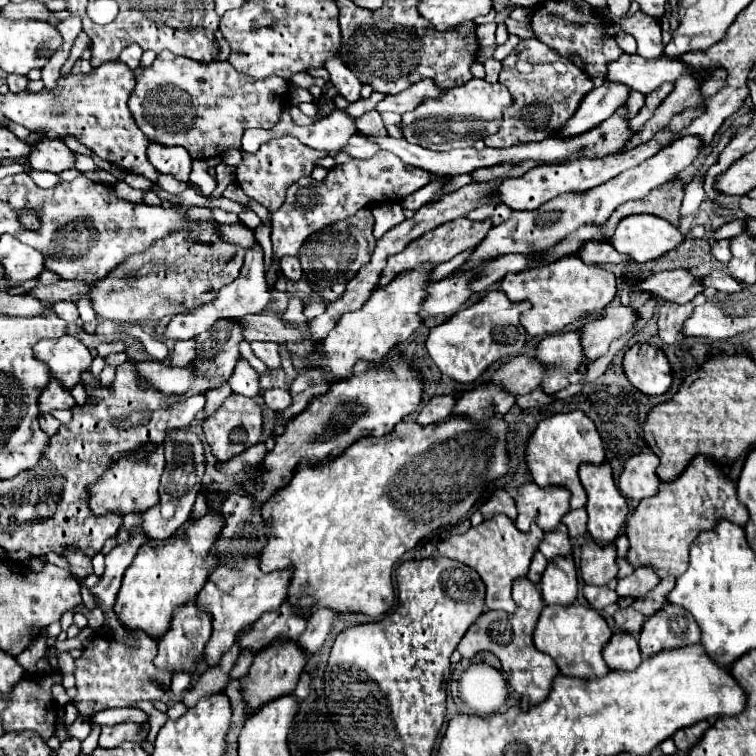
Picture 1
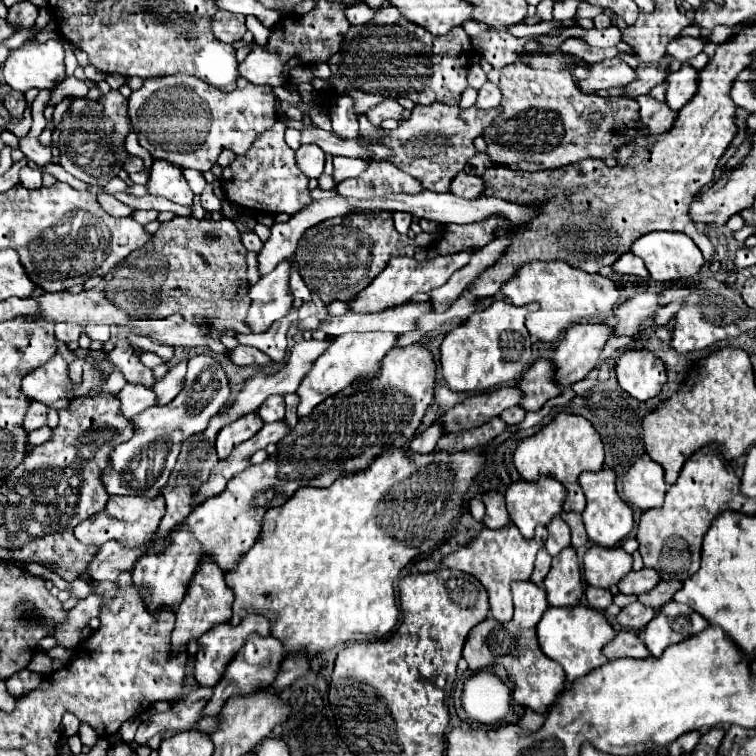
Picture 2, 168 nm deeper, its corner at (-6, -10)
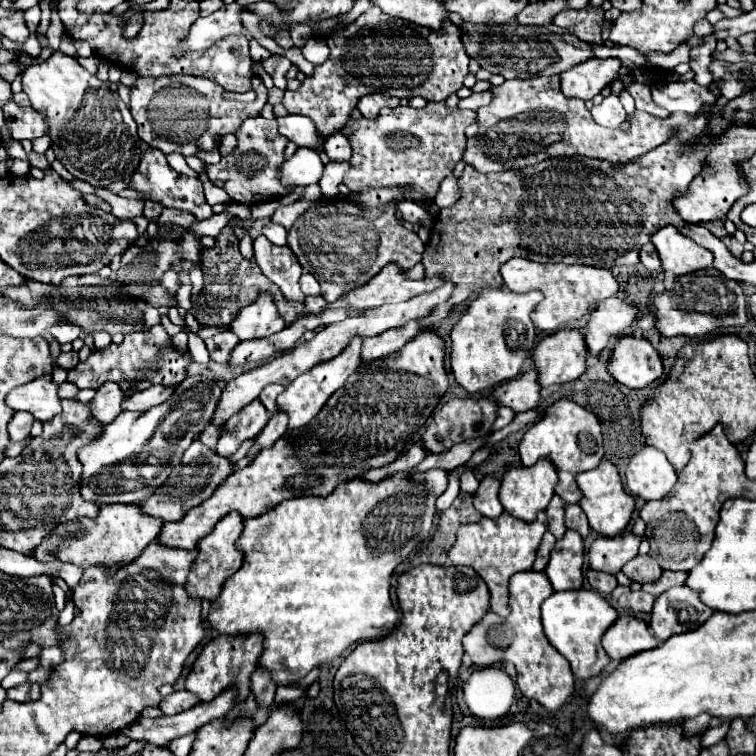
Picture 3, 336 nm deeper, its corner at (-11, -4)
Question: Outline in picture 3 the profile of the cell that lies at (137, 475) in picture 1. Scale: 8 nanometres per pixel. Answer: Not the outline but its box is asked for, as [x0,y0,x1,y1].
[29,505,163,575]

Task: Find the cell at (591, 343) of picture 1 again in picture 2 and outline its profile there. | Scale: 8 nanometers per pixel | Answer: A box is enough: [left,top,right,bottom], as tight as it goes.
[554,323,614,383]

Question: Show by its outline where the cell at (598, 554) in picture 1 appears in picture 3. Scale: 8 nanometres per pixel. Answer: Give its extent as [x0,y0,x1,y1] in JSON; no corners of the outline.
[589,531,641,575]

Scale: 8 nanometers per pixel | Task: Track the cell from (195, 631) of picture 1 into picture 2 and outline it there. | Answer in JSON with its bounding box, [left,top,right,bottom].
[172,559,234,651]

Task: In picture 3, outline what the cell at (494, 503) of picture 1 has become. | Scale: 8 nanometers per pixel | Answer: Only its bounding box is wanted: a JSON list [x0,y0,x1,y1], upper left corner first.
[473,477,503,519]

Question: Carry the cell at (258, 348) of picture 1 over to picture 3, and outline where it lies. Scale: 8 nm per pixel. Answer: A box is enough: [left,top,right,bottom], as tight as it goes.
[205,331,239,363]

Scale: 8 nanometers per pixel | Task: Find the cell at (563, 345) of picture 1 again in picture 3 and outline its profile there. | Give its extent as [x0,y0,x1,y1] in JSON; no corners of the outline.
[493,369,539,413]

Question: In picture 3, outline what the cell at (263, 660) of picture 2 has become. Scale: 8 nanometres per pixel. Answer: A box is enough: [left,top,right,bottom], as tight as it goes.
[123,689,237,747]

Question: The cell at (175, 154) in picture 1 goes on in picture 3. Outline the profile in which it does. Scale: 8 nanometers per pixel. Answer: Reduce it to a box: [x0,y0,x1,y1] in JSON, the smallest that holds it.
[129,149,213,221]

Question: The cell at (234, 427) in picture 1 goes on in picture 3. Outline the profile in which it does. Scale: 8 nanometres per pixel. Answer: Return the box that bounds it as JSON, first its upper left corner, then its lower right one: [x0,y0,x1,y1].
[217,401,269,457]

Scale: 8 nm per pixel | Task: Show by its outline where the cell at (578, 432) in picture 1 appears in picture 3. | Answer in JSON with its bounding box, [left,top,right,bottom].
[519,399,603,503]

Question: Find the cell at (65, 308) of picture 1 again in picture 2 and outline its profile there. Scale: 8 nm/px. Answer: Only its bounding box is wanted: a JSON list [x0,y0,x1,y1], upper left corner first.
[56,323,82,343]

